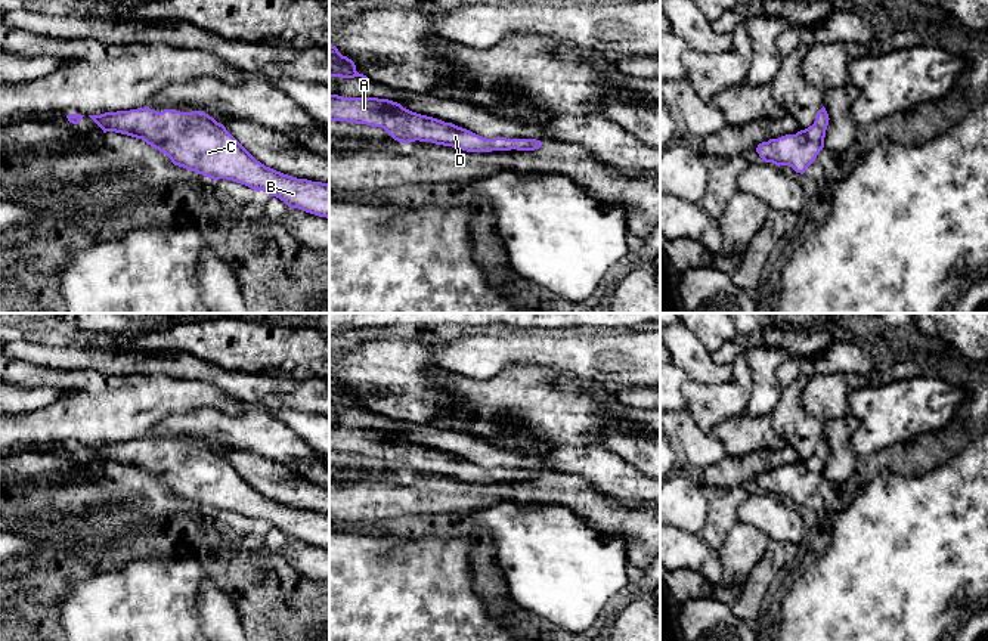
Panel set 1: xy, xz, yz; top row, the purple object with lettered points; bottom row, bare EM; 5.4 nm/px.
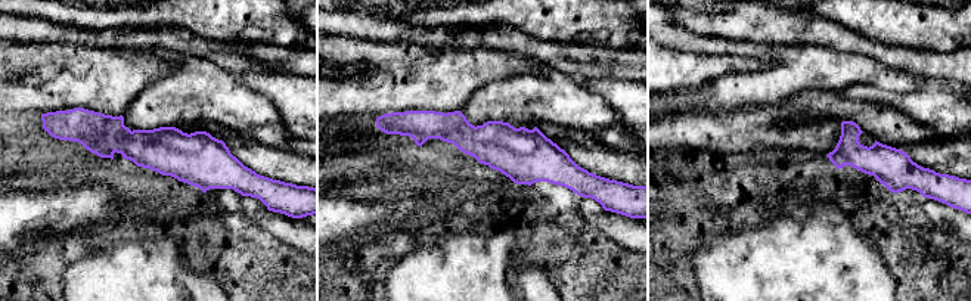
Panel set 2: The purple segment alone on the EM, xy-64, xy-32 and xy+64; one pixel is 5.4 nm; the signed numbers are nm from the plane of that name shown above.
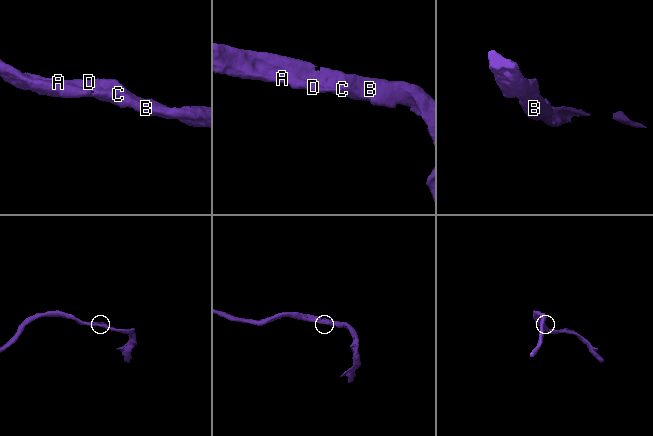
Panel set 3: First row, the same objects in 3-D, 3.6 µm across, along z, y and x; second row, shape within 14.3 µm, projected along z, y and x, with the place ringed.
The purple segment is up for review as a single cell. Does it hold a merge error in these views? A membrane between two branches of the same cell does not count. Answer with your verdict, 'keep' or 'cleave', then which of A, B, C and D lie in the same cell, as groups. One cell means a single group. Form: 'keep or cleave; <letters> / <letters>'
keep; A B C D

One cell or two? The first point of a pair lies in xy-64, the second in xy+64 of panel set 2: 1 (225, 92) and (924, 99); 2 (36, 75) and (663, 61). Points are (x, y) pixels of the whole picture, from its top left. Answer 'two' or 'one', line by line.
1: one
2: two

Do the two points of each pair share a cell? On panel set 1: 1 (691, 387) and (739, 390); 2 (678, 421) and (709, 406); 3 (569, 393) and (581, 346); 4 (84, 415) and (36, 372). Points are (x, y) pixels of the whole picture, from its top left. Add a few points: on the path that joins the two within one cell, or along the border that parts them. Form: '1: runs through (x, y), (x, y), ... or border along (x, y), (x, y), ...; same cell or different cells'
1: runs through (703, 393), (727, 393); same cell
2: border along (687, 408), (691, 418), (708, 433); different cells
3: border along (558, 377), (584, 378), (588, 383); different cells
4: runs through (89, 396), (86, 387), (55, 378); same cell

